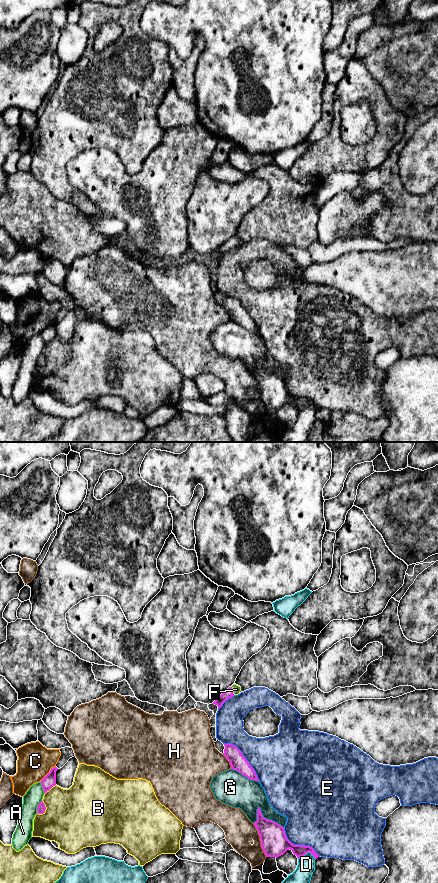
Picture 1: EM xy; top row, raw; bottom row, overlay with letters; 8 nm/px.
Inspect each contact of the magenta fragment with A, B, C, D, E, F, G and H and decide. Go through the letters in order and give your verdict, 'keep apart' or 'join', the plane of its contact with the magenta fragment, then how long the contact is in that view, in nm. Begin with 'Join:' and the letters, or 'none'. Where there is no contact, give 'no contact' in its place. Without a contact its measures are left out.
Join: F
A: keep apart | xy | 110 nm
B: keep apart | xy | 120 nm
C: keep apart | xy | 180 nm
D: keep apart | xy | 140 nm
E: keep apart | xy | 420 nm
F: join | xy | 80 nm
G: keep apart | xy | 280 nm
H: keep apart | xy | 300 nm

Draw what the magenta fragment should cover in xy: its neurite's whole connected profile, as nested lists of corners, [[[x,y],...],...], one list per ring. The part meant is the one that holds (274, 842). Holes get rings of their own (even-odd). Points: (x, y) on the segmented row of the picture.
[[[260,808],[257,809],[257,821],[254,825],[258,831],[261,847],[266,857],[279,857],[287,850],[291,850],[299,859],[310,852],[315,859],[320,857],[312,847],[294,845],[286,837],[284,828],[278,823],[263,817]]]

